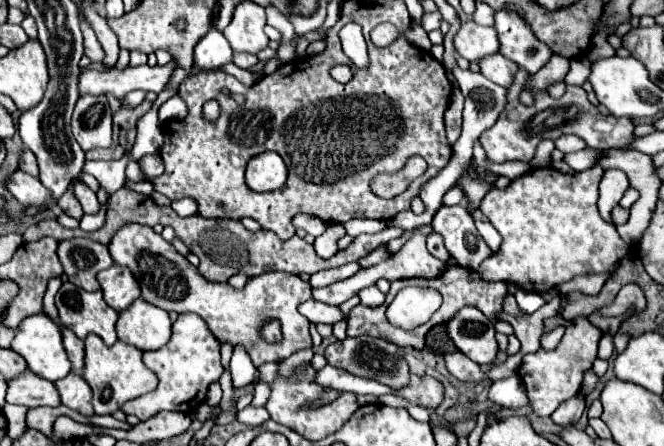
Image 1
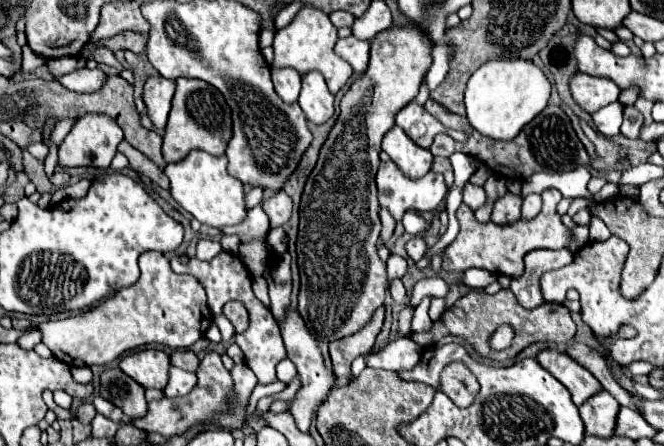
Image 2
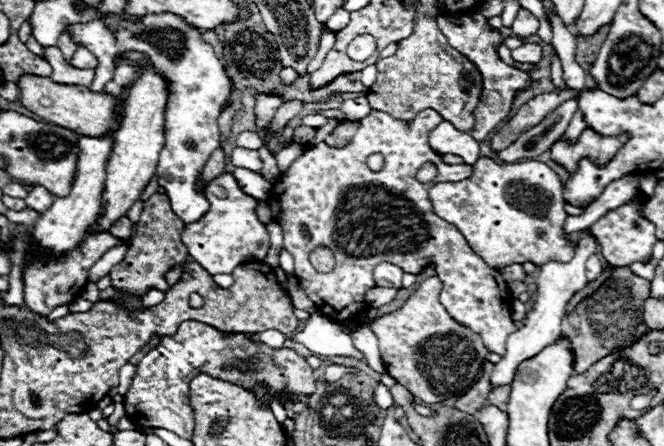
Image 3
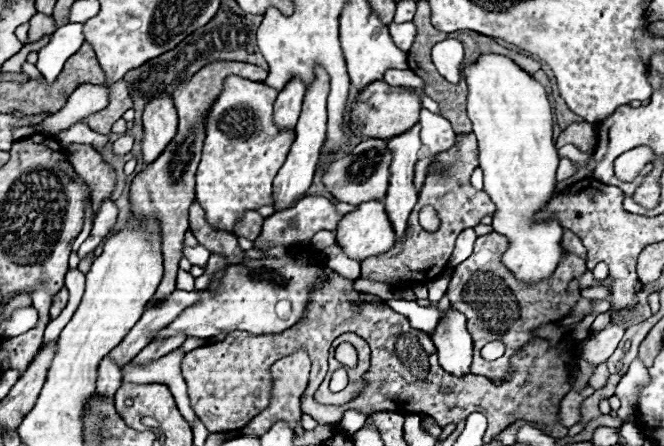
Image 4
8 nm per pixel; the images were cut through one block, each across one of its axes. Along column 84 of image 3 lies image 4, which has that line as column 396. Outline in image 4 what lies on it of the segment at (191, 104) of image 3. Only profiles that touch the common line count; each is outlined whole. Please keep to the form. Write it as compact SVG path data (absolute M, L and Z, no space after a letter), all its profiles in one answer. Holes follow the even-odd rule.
M392 22L392 24L388 26L388 30L390 30L390 36L392 36L394 44L396 44L400 50L408 52L410 46L412 46L412 42L414 42L414 36L416 36L414 24L412 24L412 22L404 22L404 24Z

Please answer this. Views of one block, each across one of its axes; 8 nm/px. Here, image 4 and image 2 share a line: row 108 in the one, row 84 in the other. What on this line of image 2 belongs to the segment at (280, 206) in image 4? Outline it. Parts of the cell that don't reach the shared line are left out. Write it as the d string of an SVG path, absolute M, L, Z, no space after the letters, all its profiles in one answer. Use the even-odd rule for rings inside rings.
M318 70L302 76L302 90L298 104L304 110L306 118L314 124L324 124L334 114L334 96L330 94Z

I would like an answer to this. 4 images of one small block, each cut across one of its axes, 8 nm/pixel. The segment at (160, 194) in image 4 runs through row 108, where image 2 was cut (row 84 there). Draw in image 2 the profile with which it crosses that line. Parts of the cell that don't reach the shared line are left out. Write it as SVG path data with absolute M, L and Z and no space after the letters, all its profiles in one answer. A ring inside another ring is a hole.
M178 78L166 132L162 136L164 160L178 162L194 148L204 150L214 156L222 156L228 146L230 136L232 136L232 118L230 118L230 108L226 104L226 100L222 98L222 94L204 80Z

